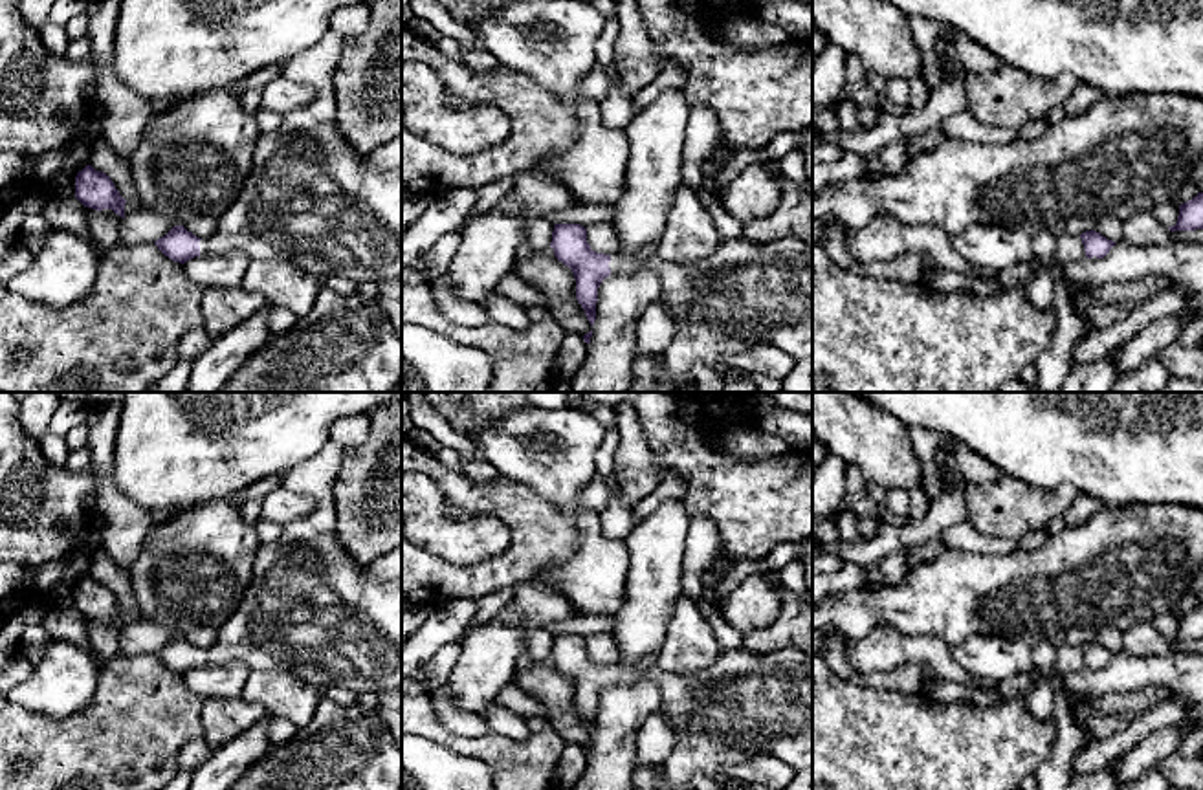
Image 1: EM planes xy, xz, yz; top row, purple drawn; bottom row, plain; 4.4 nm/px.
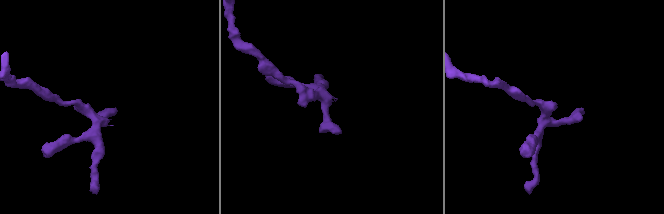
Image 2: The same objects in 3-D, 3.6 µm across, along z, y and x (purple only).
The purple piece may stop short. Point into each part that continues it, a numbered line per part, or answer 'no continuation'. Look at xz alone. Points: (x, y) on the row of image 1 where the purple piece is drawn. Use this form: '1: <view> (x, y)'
1: xz (745, 294)

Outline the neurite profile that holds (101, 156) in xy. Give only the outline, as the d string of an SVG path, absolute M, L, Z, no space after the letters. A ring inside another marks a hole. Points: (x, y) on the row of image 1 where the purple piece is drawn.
M95 132L95 139L90 147L90 165L95 170L105 172L114 181L121 198L127 200L125 216L130 216L132 213L141 209L141 203L136 198L130 159L116 156L114 150L108 147L105 136L99 132Z

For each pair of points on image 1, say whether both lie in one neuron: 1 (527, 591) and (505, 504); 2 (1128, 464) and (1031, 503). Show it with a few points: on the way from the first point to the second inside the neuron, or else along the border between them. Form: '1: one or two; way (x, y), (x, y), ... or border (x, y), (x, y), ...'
1: two; border (530, 578), (512, 585)
2: two; border (1027, 486), (1057, 488), (1071, 484), (1079, 492)

